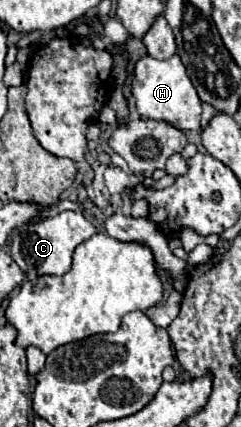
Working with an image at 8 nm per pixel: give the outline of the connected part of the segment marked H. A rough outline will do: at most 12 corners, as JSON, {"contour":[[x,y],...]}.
{"contour":[[179,55],[139,59],[141,117],[199,131],[201,99]]}

